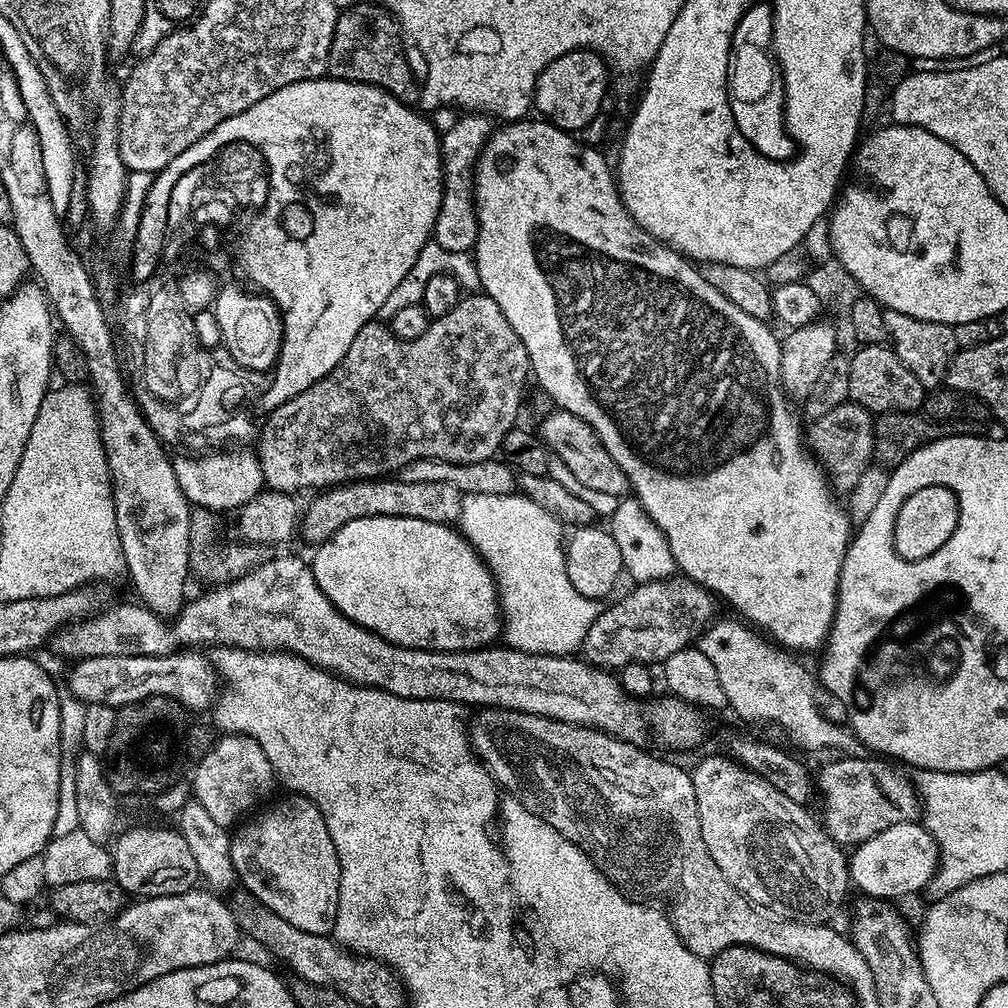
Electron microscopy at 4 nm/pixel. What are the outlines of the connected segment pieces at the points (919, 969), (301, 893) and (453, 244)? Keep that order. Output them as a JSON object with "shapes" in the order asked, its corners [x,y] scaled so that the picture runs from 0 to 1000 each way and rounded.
{"shapes":[[[[865,895],[858,909],[849,913],[843,924],[843,932],[859,950],[859,958],[863,958],[863,966],[871,981],[871,996],[907,996],[907,994],[927,994],[927,986],[923,982],[923,974],[919,974],[917,960],[907,939],[907,933],[901,930],[895,914],[889,910],[885,901],[876,901],[876,896]]],[[[282,789],[275,798],[263,806],[255,805],[246,812],[251,813],[243,813],[233,822],[235,825],[229,826],[234,872],[240,881],[242,877],[245,888],[288,915],[288,919],[296,919],[304,927],[325,929],[333,920],[336,899],[336,855],[331,834],[313,797],[299,789]]],[[[464,109],[461,115],[456,115],[444,128],[439,128],[438,138],[437,140],[437,157],[440,160],[440,195],[438,196],[438,204],[435,208],[435,216],[433,223],[429,229],[431,241],[438,244],[438,248],[446,248],[447,250],[463,250],[467,251],[472,245],[472,237],[474,236],[474,228],[476,221],[474,220],[474,212],[472,211],[472,174],[477,155],[480,147],[483,146],[485,140],[490,135],[488,129],[487,114],[479,115],[479,110]]]]}

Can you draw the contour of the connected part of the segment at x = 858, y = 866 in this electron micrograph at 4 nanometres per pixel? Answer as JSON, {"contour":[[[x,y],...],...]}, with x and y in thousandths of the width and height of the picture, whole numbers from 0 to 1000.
{"contour":[[[902,815],[883,819],[875,823],[870,829],[864,829],[861,833],[848,838],[847,844],[840,854],[841,868],[844,876],[849,877],[857,885],[862,885],[865,891],[877,891],[873,889],[901,889],[904,885],[920,882],[921,872],[929,865],[931,846],[928,834],[920,821],[913,815]]]}

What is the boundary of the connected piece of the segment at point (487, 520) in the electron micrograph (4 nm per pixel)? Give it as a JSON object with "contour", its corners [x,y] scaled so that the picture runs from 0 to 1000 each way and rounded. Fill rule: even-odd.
{"contour":[[[507,488],[461,491],[454,520],[459,531],[479,553],[488,567],[498,567],[501,586],[501,598],[498,603],[502,608],[502,621],[506,623],[503,636],[507,642],[538,651],[570,648],[567,646],[570,643],[572,646],[578,640],[585,621],[597,606],[597,599],[594,595],[581,593],[566,580],[564,570],[562,569],[560,552],[562,528],[556,517],[542,510],[542,506],[538,506],[538,502],[534,502],[534,498],[530,498],[525,492]]]}

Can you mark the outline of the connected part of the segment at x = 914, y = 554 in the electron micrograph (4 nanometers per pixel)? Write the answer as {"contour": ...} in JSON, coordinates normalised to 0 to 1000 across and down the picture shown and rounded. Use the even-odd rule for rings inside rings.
{"contour":[[[918,476],[907,482],[907,486],[898,486],[895,490],[887,492],[891,498],[887,510],[884,511],[884,541],[886,552],[899,554],[901,557],[915,557],[924,555],[924,552],[930,551],[942,538],[944,531],[950,526],[953,518],[953,511],[956,505],[951,498],[951,489],[942,486],[941,483],[935,481],[935,478]]]}

